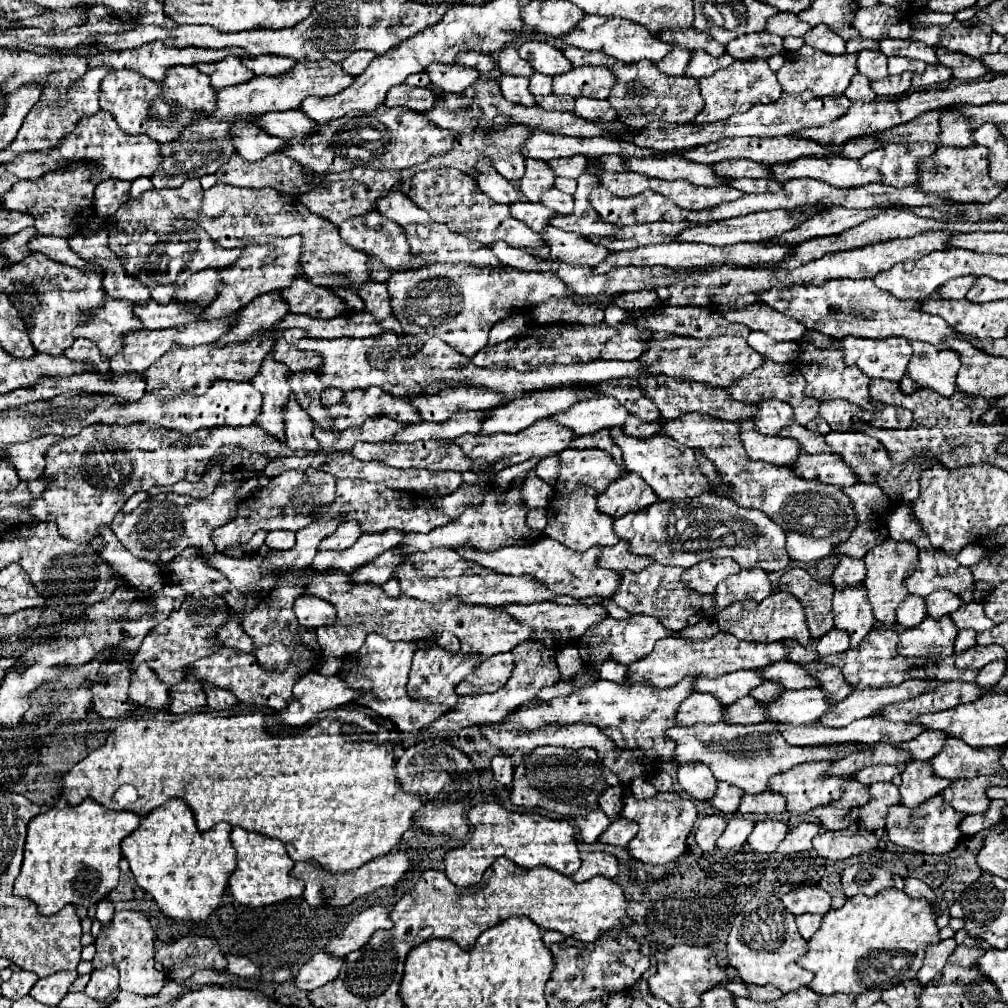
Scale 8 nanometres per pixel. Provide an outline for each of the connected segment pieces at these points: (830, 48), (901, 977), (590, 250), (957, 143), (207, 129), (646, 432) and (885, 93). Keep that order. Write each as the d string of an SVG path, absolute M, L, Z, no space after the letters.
M825 25L813 27L803 39L805 39L807 45L811 45L815 49L821 49L825 53L833 53L833 55L843 55L845 53L845 41Z
M895 887L883 889L875 897L855 895L847 899L841 909L835 909L835 911L831 909L829 913L823 915L819 933L815 933L809 939L809 951L797 963L815 973L815 979L811 981L811 989L815 993L861 995L865 991L885 991L891 985L911 981L923 965L925 949L941 941L939 927L935 921L937 921L935 903L927 899L911 899Z
M549 227L547 233L543 233L541 237L547 243L547 247L541 249L541 251L531 251L537 257L563 261L563 263L569 263L569 265L595 267L611 255L611 251L605 249L603 245L595 245L581 235L567 233L563 229Z
M945 107L939 111L941 119L941 133L939 133L939 143L937 145L947 145L947 147L973 147L977 145L973 141L973 129L971 129L971 117L961 115L957 107Z
M233 117L233 119L205 119L199 121L197 125L193 125L193 129L185 129L185 133L171 143L161 145L163 153L165 153L165 161L161 163L161 173L157 173L157 177L151 177L155 189L163 189L163 187L179 187L183 185L187 179L193 177L203 177L209 173L215 173L223 163L229 161L229 157L233 155L233 137L231 137L231 127L241 121L243 117Z
M631 415L631 417L627 417L627 421L623 423L623 429L625 429L625 433L629 433L629 435L633 435L633 437L651 437L651 435L659 433L659 431L663 429L663 425L661 425L661 419L651 421L651 423L645 423L641 417Z
M905 71L901 75L893 75L893 77L885 77L881 81L873 81L871 87L881 97L899 97L911 89L911 77L913 77L913 73Z

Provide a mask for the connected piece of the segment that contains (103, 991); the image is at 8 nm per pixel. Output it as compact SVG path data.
M105 967L105 969L97 969L91 973L91 981L85 987L85 993L93 999L97 999L99 1003L105 1003L107 997L111 997L115 993L115 989L119 987L119 973L113 967Z

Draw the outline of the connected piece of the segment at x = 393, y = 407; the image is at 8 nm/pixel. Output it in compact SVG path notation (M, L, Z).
M371 387L365 391L347 391L341 403L329 407L329 415L335 421L335 429L343 431L349 427L359 427L369 417L387 415L399 423L419 423L421 417L413 409L407 397L389 397L385 391Z

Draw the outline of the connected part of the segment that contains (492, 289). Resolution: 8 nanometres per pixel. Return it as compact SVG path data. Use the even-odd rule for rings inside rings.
M435 263L421 269L393 273L387 287L393 301L395 317L407 333L411 353L417 351L419 343L415 341L419 341L419 331L423 329L421 341L425 341L425 333L429 337L439 337L441 341L453 345L453 349L457 349L459 353L467 353L467 357L473 357L477 349L483 349L487 345L489 329L497 321L509 317L515 309L535 307L549 297L571 295L569 289L551 273L523 273L511 267L477 269L467 263ZM485 283L493 285L489 285L487 289ZM421 313L433 317L429 319L429 325L417 323Z

